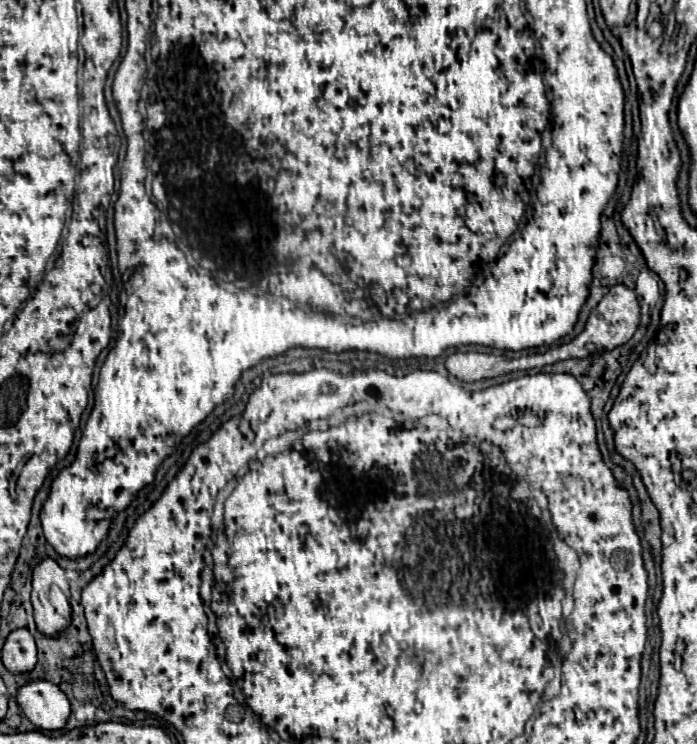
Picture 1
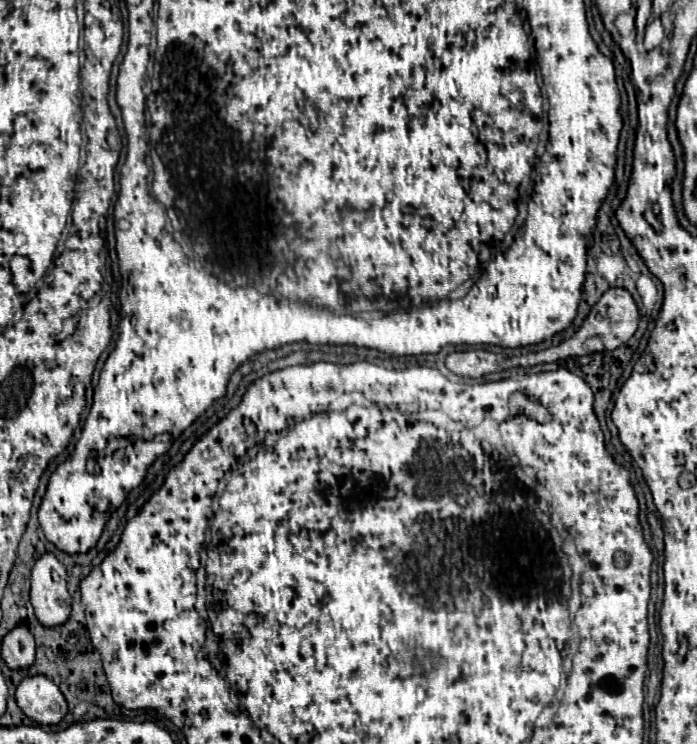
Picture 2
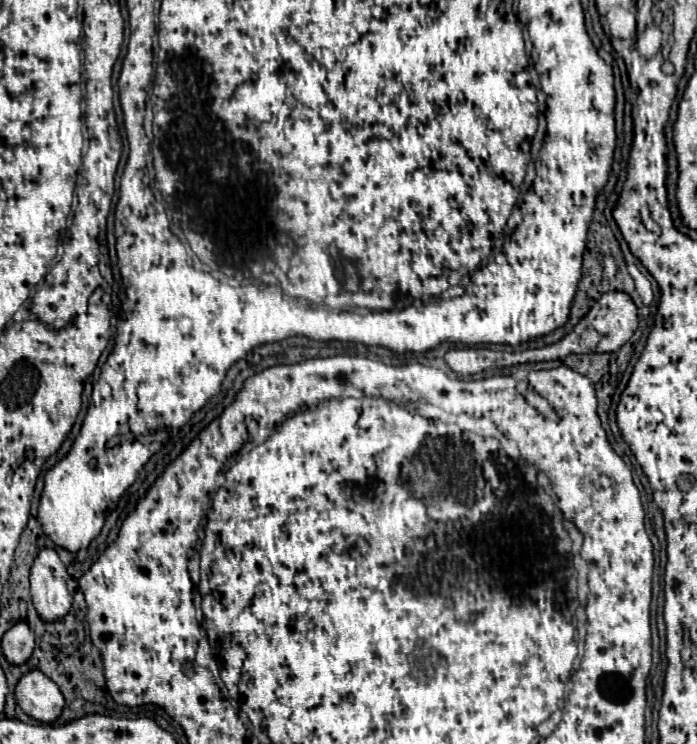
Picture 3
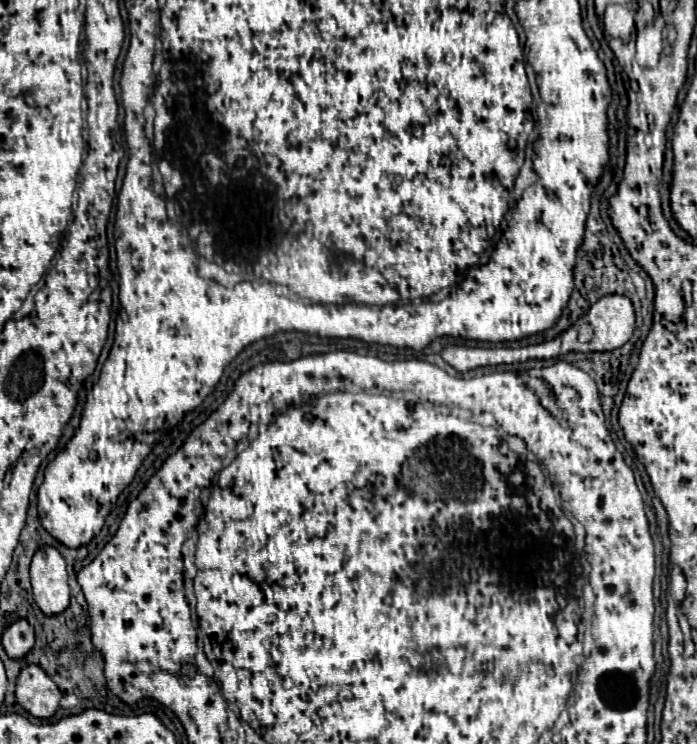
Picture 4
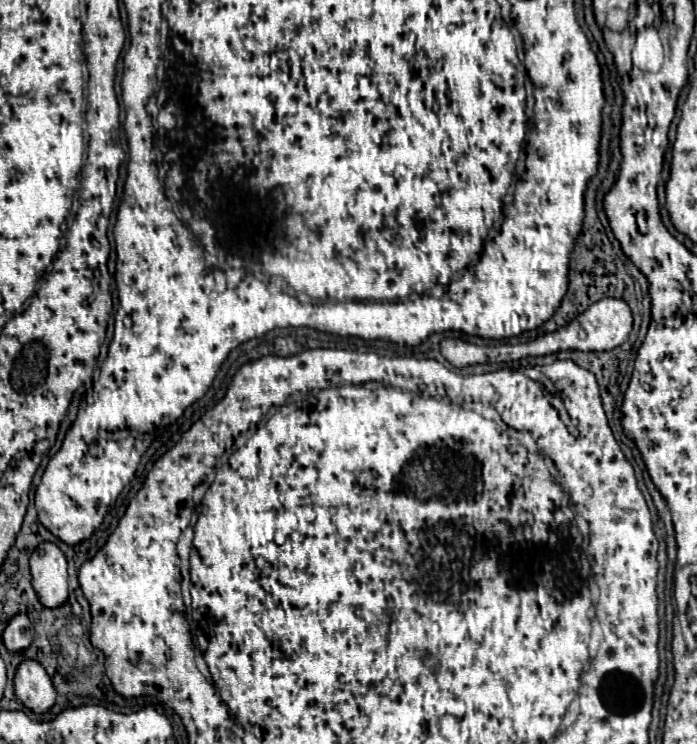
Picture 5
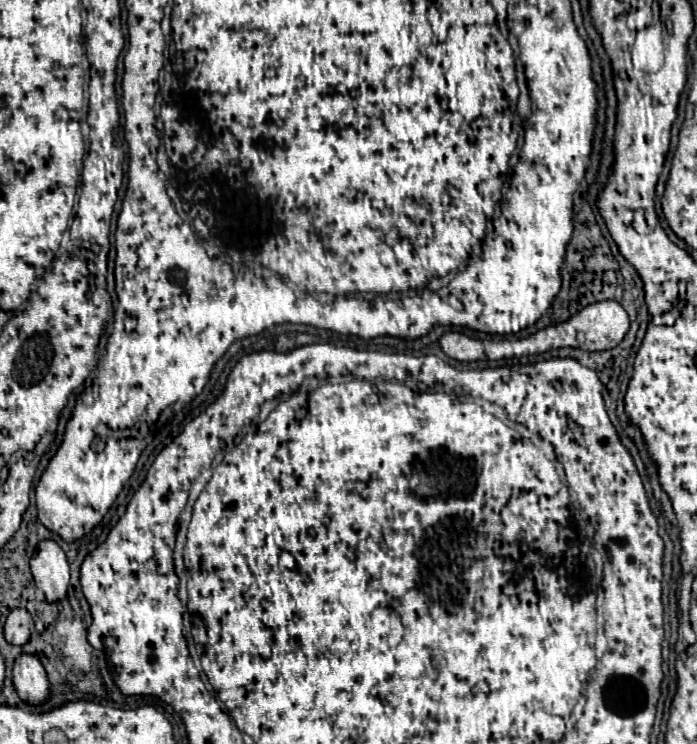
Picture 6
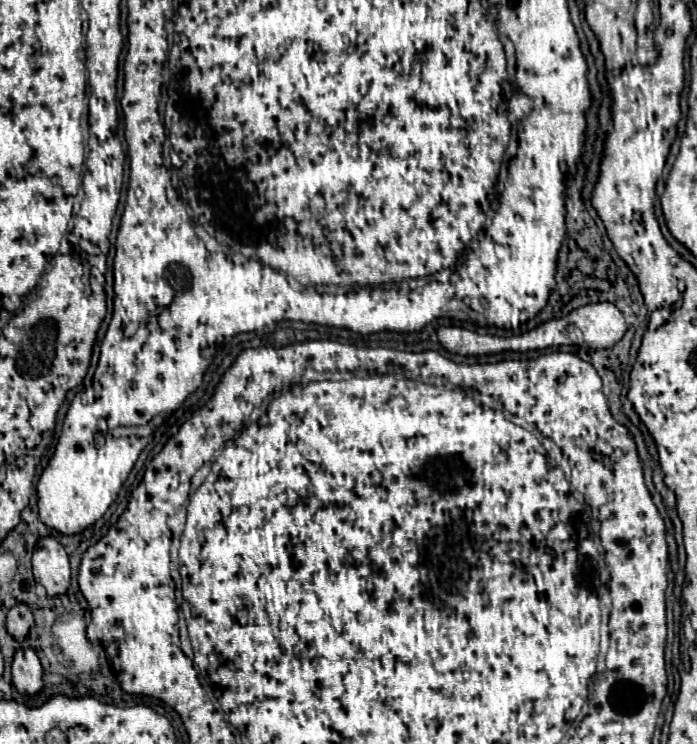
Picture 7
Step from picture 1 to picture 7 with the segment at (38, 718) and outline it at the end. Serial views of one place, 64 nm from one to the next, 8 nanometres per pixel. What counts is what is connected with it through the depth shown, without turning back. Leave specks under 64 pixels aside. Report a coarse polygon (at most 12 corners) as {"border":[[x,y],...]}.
{"border":[[20,648],[12,682],[22,696],[44,688],[42,666],[32,648]]}

